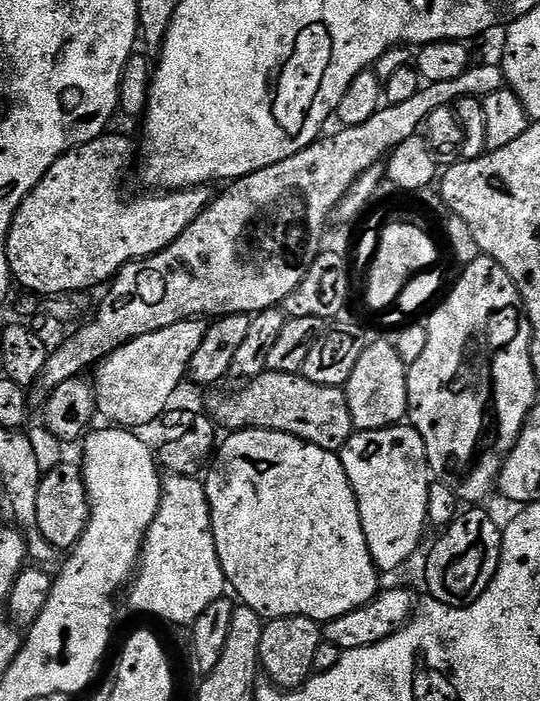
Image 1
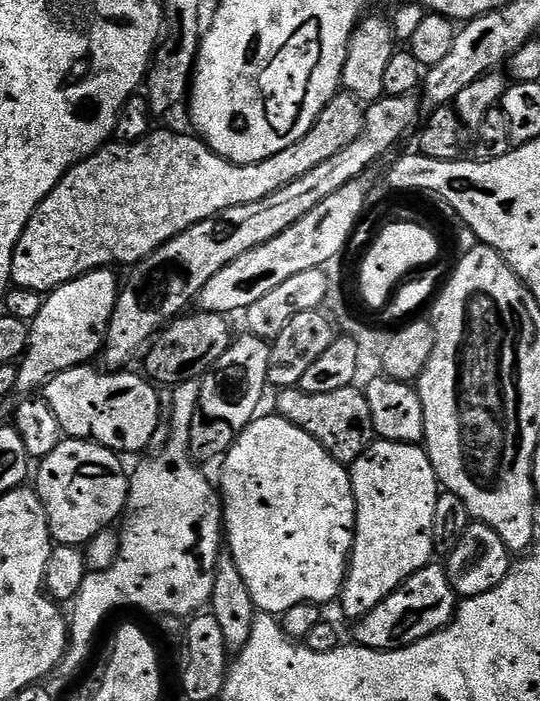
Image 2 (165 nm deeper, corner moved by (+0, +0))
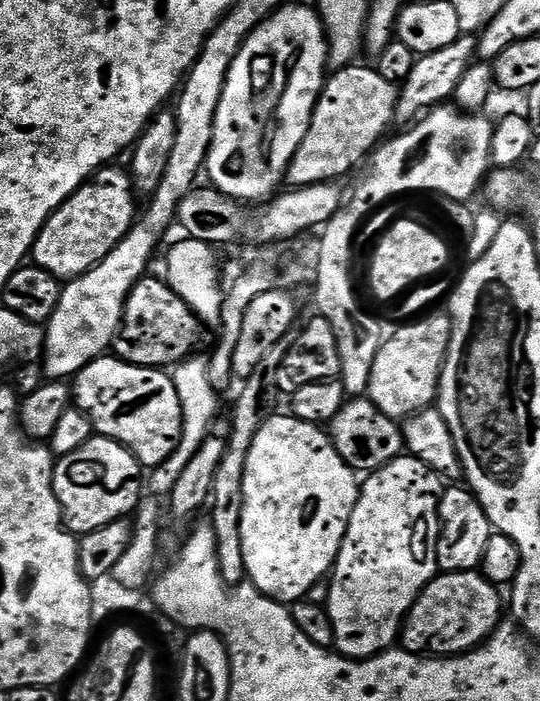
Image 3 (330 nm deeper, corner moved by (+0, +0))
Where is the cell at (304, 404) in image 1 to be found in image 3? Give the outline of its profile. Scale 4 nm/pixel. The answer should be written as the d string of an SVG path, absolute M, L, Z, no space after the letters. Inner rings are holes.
M352 398L334 414L330 425L332 444L338 454L357 474L376 472L382 466L394 462L405 451L401 425L378 410L367 398Z

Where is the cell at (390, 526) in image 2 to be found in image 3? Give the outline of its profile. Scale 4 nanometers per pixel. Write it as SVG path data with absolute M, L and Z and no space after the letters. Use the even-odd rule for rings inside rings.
M407 454L394 458L394 462L382 466L376 472L369 472L363 477L360 484L360 497L354 506L354 514L350 514L348 529L344 535L342 546L336 555L336 562L332 565L330 583L328 584L328 602L326 607L330 614L330 622L334 626L334 634L336 635L334 648L340 655L347 656L349 660L367 660L369 656L376 656L379 652L389 651L395 645L392 643L395 640L397 643L401 639L404 617L408 615L408 611L412 609L414 602L422 594L422 590L438 574L436 567L436 543L440 537L440 498L444 494L445 487L446 484L442 477L434 470L430 470L430 466L426 466L426 462L422 462L418 458Z

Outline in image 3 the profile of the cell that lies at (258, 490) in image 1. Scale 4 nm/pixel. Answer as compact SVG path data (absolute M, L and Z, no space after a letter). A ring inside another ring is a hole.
M272 416L261 423L258 434L254 434L254 446L250 446L250 454L246 454L246 474L242 478L242 558L247 579L261 594L268 596L279 604L291 606L308 595L310 586L321 583L331 573L336 555L344 541L344 535L350 522L350 514L354 514L354 506L360 497L360 484L357 473L340 457L332 444L332 437L319 424L302 422L297 416Z

